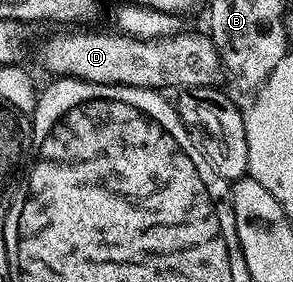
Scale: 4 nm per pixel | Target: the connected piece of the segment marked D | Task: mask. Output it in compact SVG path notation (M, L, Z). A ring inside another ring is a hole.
M64 29L61 35L52 35L44 43L44 67L49 71L49 76L63 77L66 79L81 79L87 83L109 83L110 85L122 85L123 87L150 87L153 89L168 89L164 87L176 87L175 89L191 89L194 87L207 87L217 82L216 78L222 75L222 60L215 43L207 34L204 35L184 35L177 33L166 35L163 39L135 39L133 35L115 33L111 35L108 31L80 31L84 29Z

